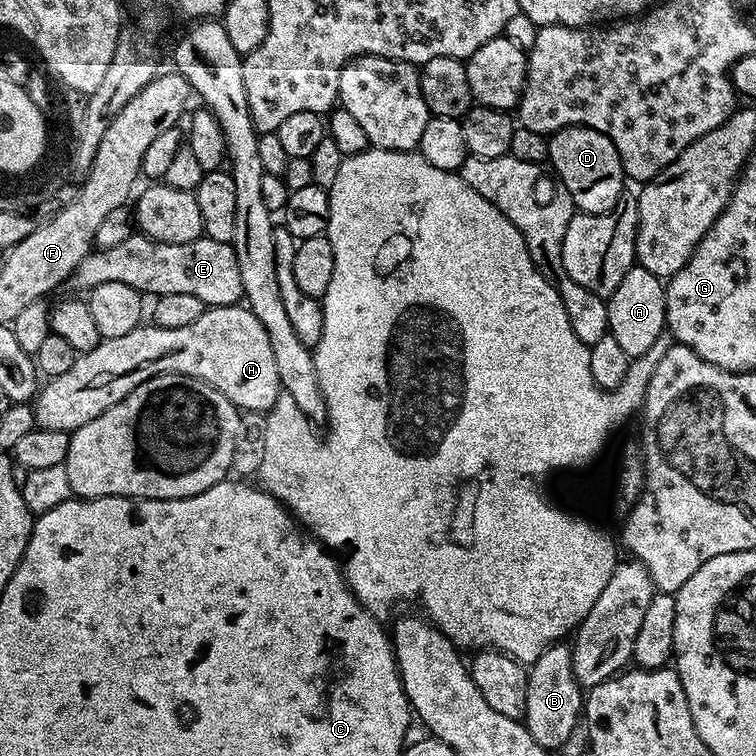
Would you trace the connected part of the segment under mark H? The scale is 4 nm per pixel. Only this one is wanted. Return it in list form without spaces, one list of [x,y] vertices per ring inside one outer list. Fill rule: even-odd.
[[[226,304],[209,307],[202,314],[202,318],[190,322],[190,326],[166,330],[148,322],[130,330],[130,334],[122,334],[122,338],[101,339],[100,344],[94,346],[94,350],[77,355],[74,366],[70,366],[66,374],[51,377],[45,383],[48,385],[39,389],[34,400],[36,423],[46,430],[62,430],[71,434],[86,426],[86,422],[98,418],[98,414],[105,412],[112,404],[122,402],[122,398],[126,398],[130,390],[142,386],[142,382],[162,374],[182,374],[198,378],[214,386],[214,390],[218,390],[231,404],[245,413],[267,413],[282,395],[278,365],[274,362],[274,350],[270,350],[270,334],[266,334],[262,322],[254,318],[247,306]]]

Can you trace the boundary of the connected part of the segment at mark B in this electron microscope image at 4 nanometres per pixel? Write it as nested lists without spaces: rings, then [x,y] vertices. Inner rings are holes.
[[[567,643],[551,644],[528,668],[526,710],[522,723],[534,738],[534,742],[538,742],[538,746],[549,750],[560,750],[566,738],[572,733],[575,724],[582,718],[582,687],[575,680],[574,670],[571,669],[571,652],[572,649]]]

